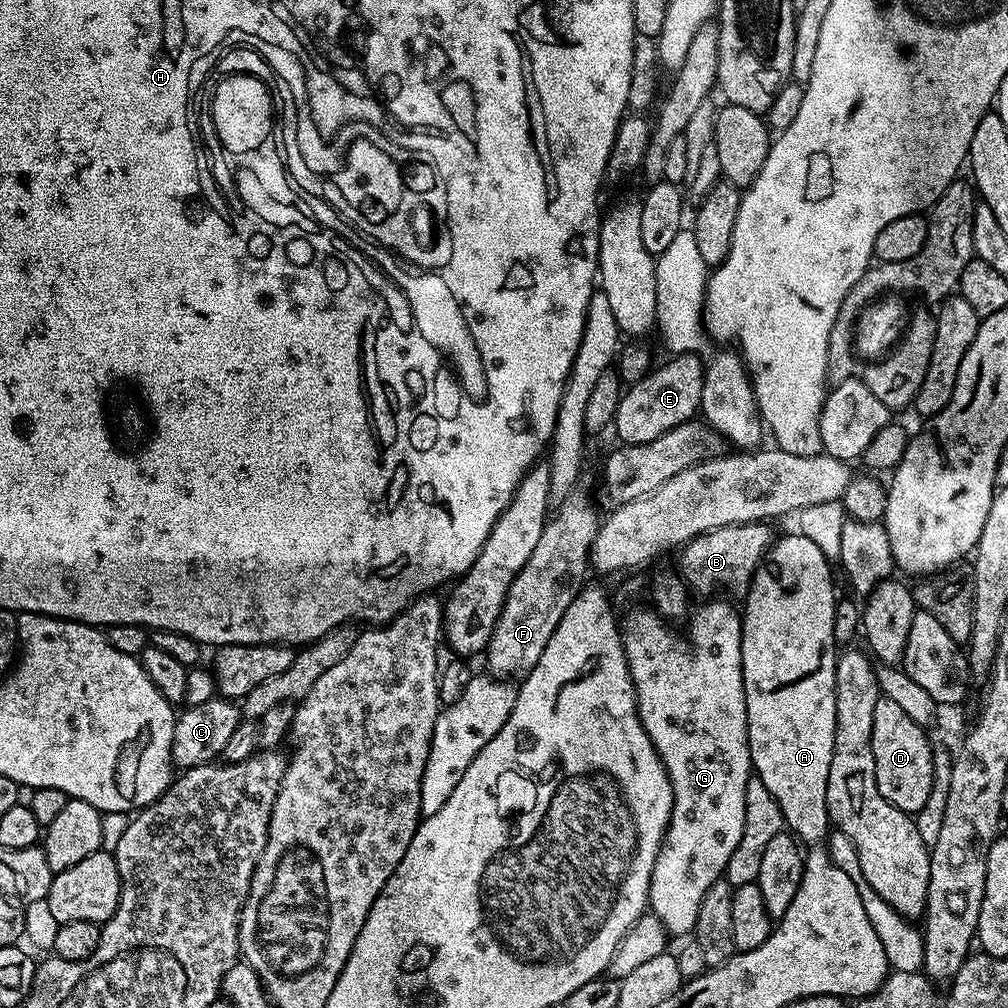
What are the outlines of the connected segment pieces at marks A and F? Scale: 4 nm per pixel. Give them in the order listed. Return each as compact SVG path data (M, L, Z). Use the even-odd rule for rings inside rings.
M794 534L794 536L784 536L775 541L772 547L769 548L767 556L761 564L756 567L756 575L753 576L751 585L743 597L744 608L742 607L742 623L740 625L740 637L742 638L742 678L744 679L744 693L746 694L746 714L748 715L748 749L750 750L750 758L752 759L752 771L755 779L762 782L762 786L766 786L766 790L770 790L770 794L774 794L774 798L778 802L778 806L782 810L784 815L784 823L787 831L791 835L795 836L800 841L801 845L808 846L808 844L820 844L823 845L827 841L830 835L830 821L828 818L828 807L826 806L826 782L830 778L830 762L834 754L834 734L836 733L836 658L838 655L838 645L834 638L834 610L836 609L836 601L838 599L838 593L832 589L832 572L828 569L830 566L830 560L824 556L822 550L818 548L810 540L810 538L801 535Z
M579 494L569 496L557 508L560 509L549 515L548 525L542 530L542 539L538 546L534 546L526 566L518 570L518 578L514 578L510 594L506 594L502 614L494 626L486 657L487 671L497 677L520 678L534 667L538 658L542 658L542 650L546 650L546 642L550 642L550 634L554 634L558 622L562 622L566 606L570 606L581 588L585 587L584 575L590 572L592 543L600 530L601 513L596 513L595 506L588 504L587 498Z

